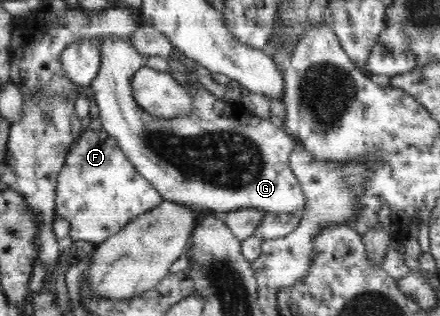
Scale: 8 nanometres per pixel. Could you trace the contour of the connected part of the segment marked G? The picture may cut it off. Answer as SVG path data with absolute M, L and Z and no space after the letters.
M105 37L101 44L101 67L89 90L95 95L104 131L113 137L123 154L139 173L155 187L163 200L195 209L213 211L222 216L229 211L253 207L269 213L285 213L301 217L307 209L307 197L290 166L294 139L279 129L270 118L253 115L240 106L217 99L202 84L192 93L194 109L187 117L158 118L139 108L132 93L135 73L146 65L146 59L125 38Z

